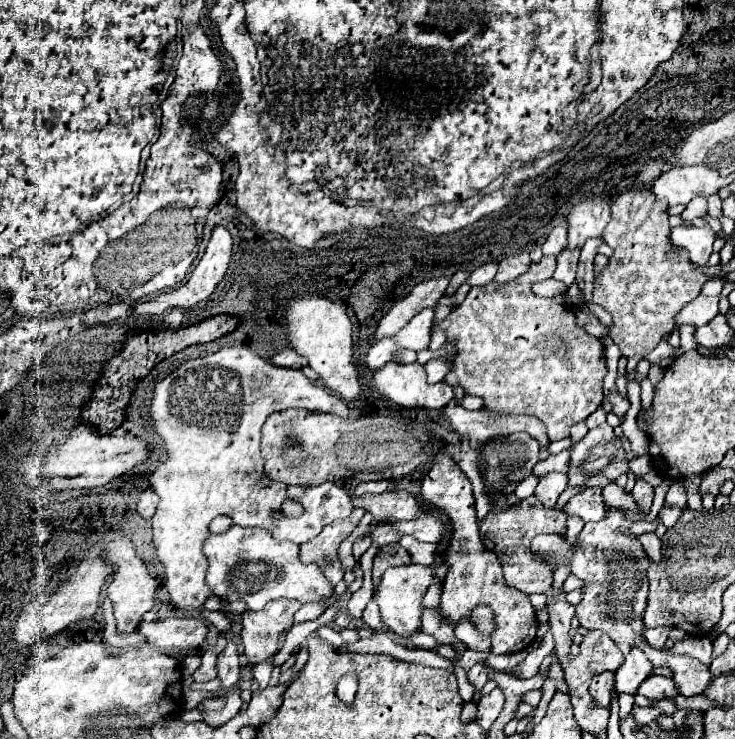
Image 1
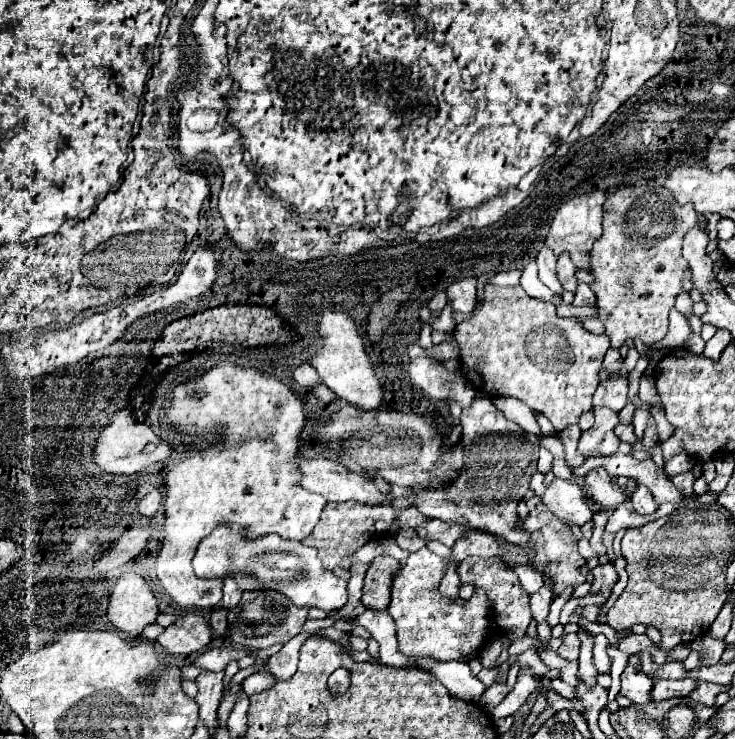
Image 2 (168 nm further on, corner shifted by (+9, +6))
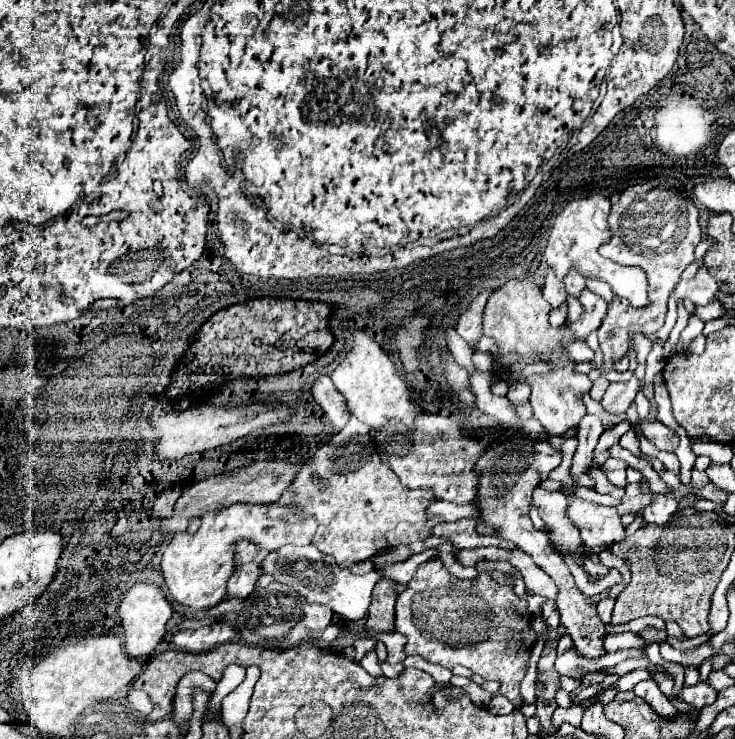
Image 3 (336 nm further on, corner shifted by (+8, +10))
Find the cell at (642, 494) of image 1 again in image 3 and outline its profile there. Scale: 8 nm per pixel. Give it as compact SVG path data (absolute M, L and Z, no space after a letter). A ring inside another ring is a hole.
M663 494L653 496L653 504L643 510L647 524L667 524L671 520L671 516L677 512L679 512L677 500L663 496Z

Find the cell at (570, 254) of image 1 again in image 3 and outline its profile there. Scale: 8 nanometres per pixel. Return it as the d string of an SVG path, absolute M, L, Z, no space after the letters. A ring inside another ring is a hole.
M573 270L573 272L569 272L569 274L565 276L565 290L567 290L567 294L569 294L569 296L579 298L579 294L581 294L585 288L587 288L585 278L583 278L581 274L577 274L575 270Z

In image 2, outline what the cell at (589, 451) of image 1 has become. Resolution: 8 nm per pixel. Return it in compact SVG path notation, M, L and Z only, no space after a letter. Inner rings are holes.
M594 408L594 426L582 432L578 440L578 452L600 452L604 456L614 454L618 450L618 436L614 434L614 426L618 424L618 414L610 408Z

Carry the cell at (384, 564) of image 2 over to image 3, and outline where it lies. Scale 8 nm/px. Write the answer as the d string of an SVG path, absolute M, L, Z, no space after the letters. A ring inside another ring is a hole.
M381 578L381 584L377 584L373 592L373 602L367 616L367 630L375 632L393 632L395 630L395 598L393 592L393 580Z

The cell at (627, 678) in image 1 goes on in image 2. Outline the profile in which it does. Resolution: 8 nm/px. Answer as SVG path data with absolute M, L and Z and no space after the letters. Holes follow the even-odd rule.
M632 654L628 660L628 666L624 668L624 672L620 676L620 682L622 682L620 694L630 698L636 704L646 704L646 702L650 702L648 690L652 690L652 678L646 676L640 670L640 666L642 666L640 654Z

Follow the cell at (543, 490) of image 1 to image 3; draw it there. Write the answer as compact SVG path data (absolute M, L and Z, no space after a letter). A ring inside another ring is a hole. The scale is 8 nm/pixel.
M569 498L567 516L581 532L581 540L587 548L623 542L627 538L625 526L615 508L605 508L579 498Z

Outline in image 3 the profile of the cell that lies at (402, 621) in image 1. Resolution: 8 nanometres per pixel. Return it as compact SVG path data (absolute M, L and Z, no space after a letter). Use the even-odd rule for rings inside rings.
M441 560L423 562L407 586L409 588L401 596L397 596L395 606L395 630L407 636L405 652L411 656L423 656L425 660L441 664L449 670L453 670L453 666L457 664L463 664L475 674L483 676L483 680L497 680L501 684L499 694L509 698L513 704L519 704L519 682L527 672L527 658L535 642L535 630L531 628L533 614L529 614L527 610L527 600L519 598L513 592L513 586L499 584L489 574L481 574L471 580L459 580L445 570Z

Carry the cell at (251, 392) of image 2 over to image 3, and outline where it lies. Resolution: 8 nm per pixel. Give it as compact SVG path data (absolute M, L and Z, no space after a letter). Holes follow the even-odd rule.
M233 504L225 510L217 512L207 512L201 516L201 528L197 534L187 534L179 532L173 536L171 544L163 552L161 560L161 570L165 576L165 584L173 596L183 606L189 606L193 610L209 610L223 602L227 598L227 582L233 574L233 554L235 554L236 542L239 538L249 538L253 544L265 550L279 550L283 544L295 544L295 546L305 546L311 544L311 538L315 536L317 524L313 524L313 516L301 516L299 522L285 522L285 520L271 520L267 518L267 506L261 504Z

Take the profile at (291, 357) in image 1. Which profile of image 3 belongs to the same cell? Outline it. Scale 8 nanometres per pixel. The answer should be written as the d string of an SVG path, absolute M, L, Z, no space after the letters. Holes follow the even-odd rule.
M321 376L321 378L313 384L311 394L313 394L313 398L319 402L319 406L325 410L327 418L331 420L331 424L333 424L337 430L341 430L341 428L347 424L351 412L349 412L349 406L347 406L347 402L345 402L345 398L335 390L331 378L329 378L329 376Z

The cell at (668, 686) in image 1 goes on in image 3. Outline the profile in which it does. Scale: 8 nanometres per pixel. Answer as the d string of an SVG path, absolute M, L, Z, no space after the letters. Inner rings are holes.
M699 682L697 686L683 686L681 694L679 694L679 700L687 702L687 704L693 704L695 708L703 708L707 704L713 704L717 700L717 690L711 688L709 684L703 684Z

